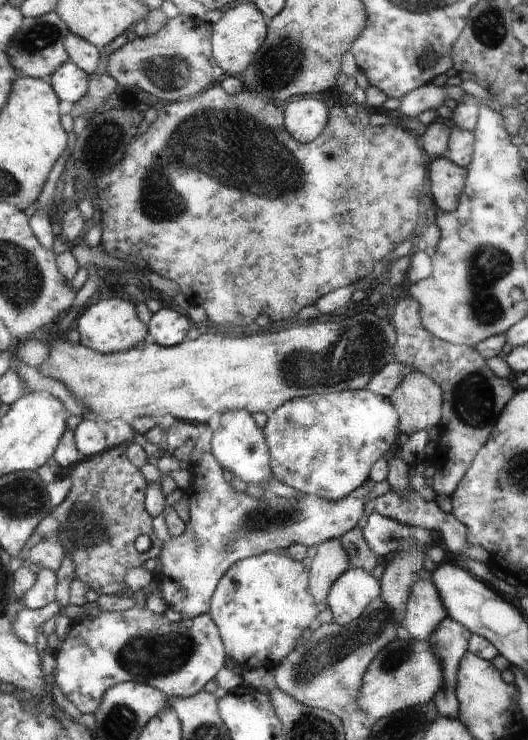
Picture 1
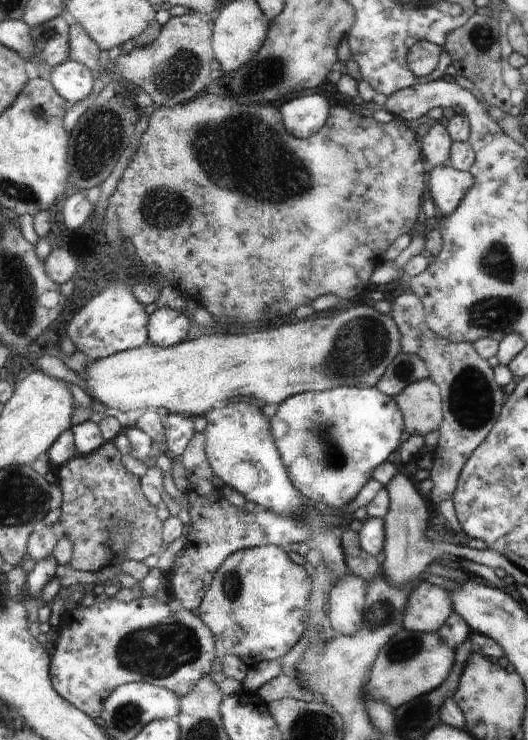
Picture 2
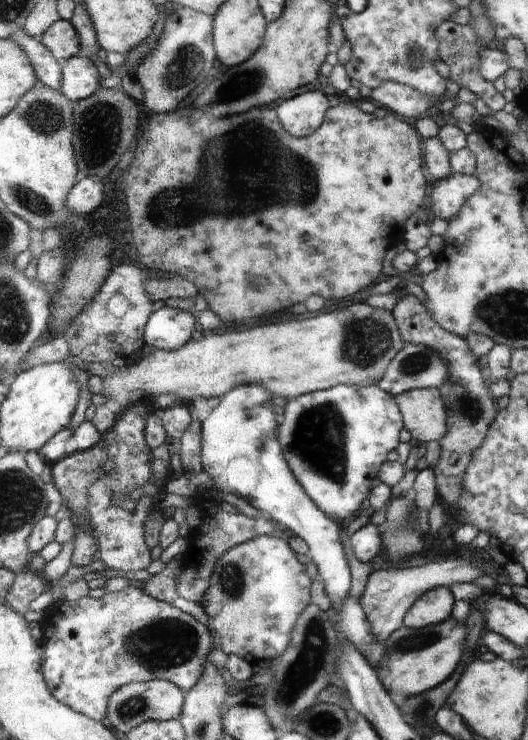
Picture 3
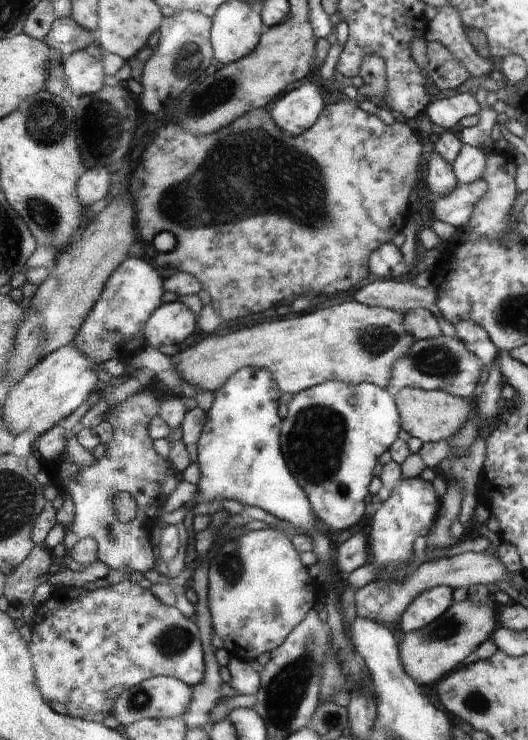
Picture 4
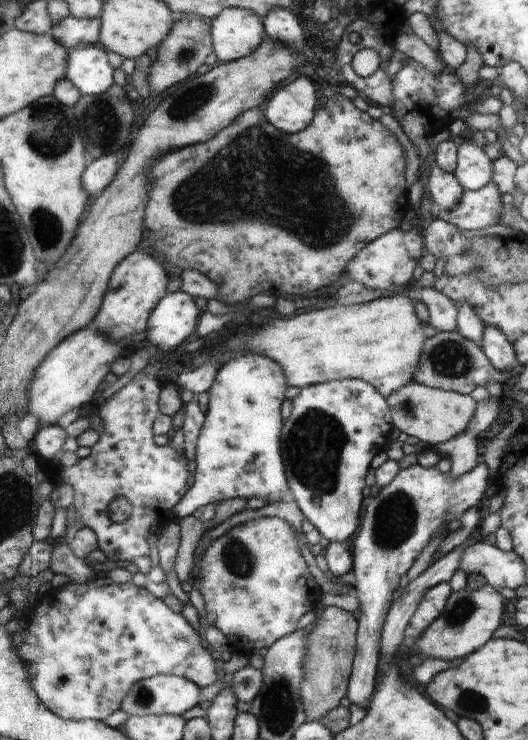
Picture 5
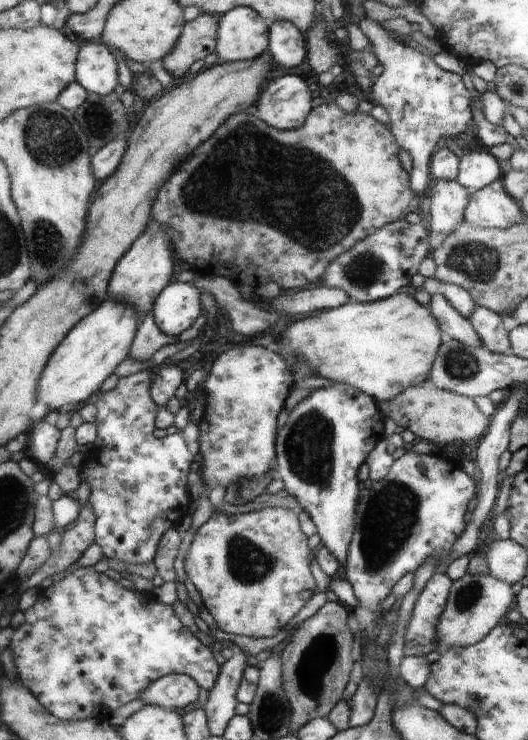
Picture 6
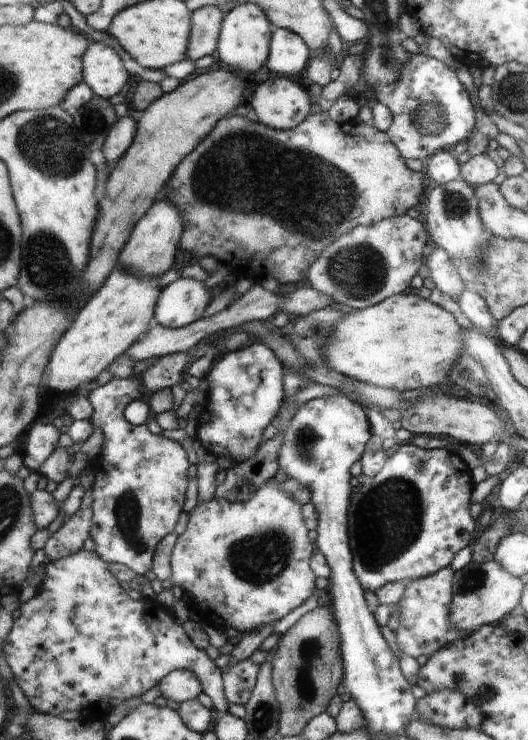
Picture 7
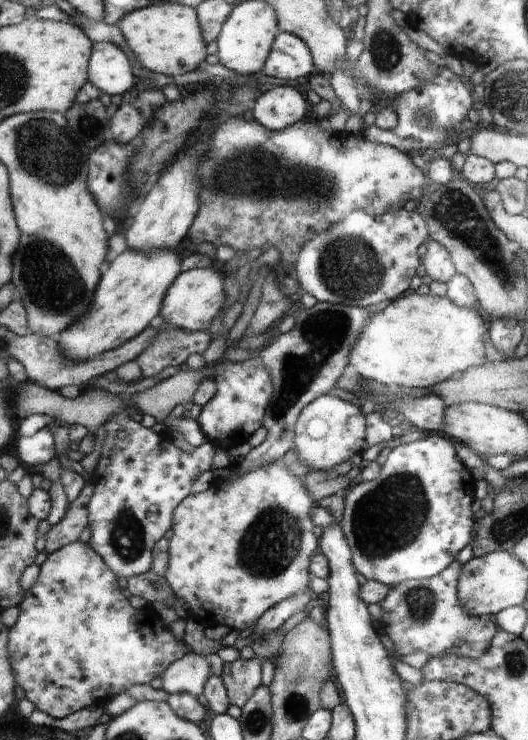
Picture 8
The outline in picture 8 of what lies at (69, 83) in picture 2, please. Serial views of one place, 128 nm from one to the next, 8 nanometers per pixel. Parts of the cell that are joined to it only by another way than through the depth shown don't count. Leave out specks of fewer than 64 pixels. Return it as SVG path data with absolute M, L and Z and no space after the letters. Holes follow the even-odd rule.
M98 42L93 46L93 55L89 60L89 82L100 93L120 96L132 88L134 76L126 54L110 42Z

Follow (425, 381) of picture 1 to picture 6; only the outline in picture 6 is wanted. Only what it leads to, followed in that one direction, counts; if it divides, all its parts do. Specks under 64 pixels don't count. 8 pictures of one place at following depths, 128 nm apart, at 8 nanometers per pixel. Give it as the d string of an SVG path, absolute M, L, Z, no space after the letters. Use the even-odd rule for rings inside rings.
M420 382L406 388L387 402L387 416L397 426L410 430L423 441L443 447L456 440L470 442L474 438L480 438L484 434L484 430L489 427L491 421L478 409L475 401L454 391L437 389L430 383Z

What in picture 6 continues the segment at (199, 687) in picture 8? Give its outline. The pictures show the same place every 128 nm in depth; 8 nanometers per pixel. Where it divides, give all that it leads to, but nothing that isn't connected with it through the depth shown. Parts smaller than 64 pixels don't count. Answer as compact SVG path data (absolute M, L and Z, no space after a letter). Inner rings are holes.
M170 673L146 687L138 699L142 700L144 705L176 710L196 702L198 694L199 686L193 678L180 673Z

